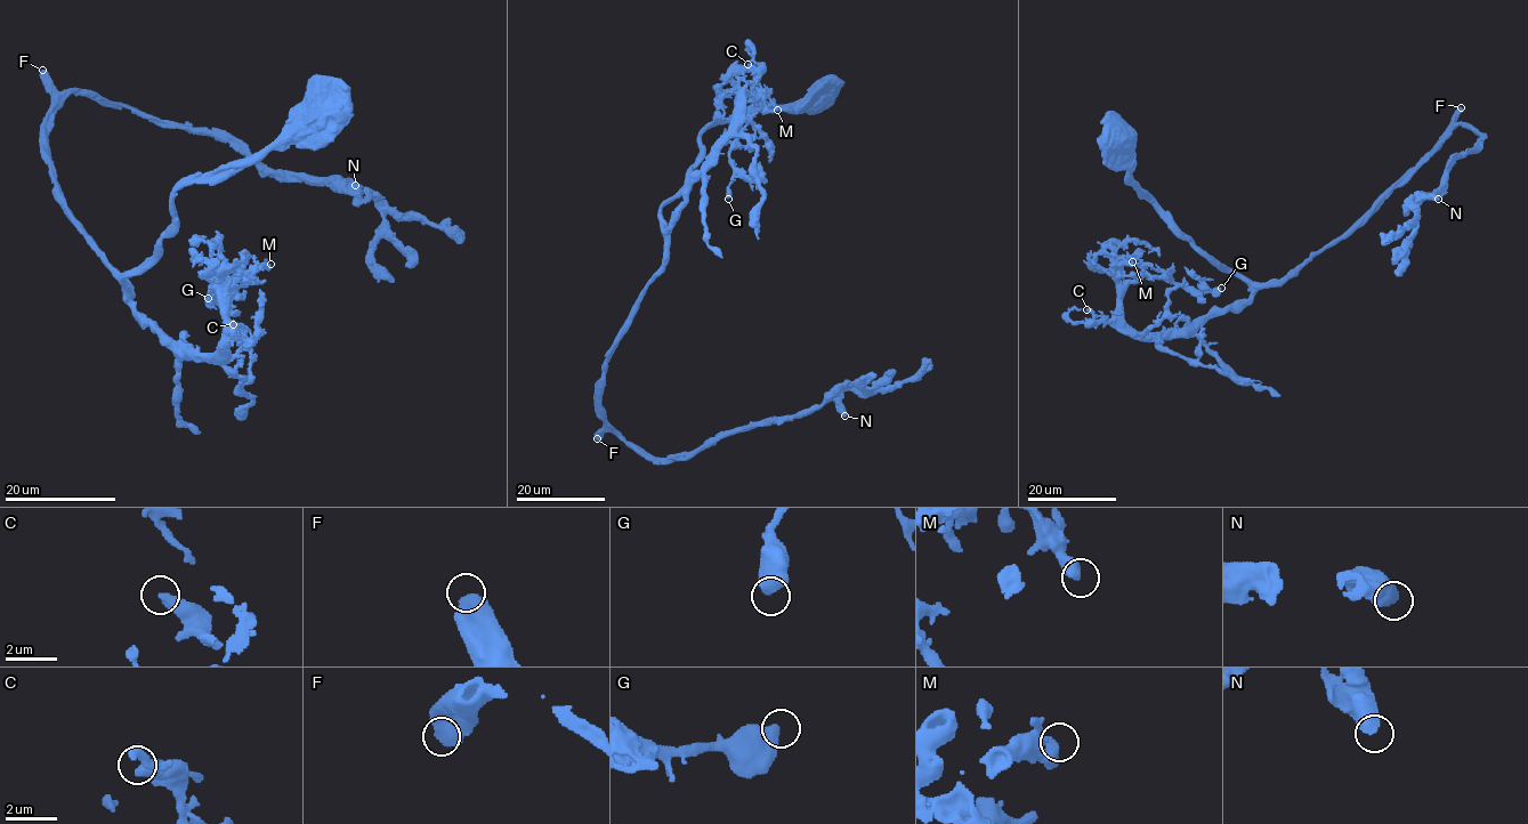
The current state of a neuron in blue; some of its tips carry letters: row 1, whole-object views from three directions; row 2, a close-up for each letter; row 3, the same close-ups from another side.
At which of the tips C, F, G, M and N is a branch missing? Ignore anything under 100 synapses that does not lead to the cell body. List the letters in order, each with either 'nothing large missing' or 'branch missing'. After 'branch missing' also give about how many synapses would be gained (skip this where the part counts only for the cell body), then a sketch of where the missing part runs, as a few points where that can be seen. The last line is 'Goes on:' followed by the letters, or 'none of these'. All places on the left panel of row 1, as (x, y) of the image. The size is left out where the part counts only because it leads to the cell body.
C: nothing large missing
F: branch missing; 180 synapses
G: nothing large missing
M: nothing large missing
N: nothing large missing
Goes on: F

